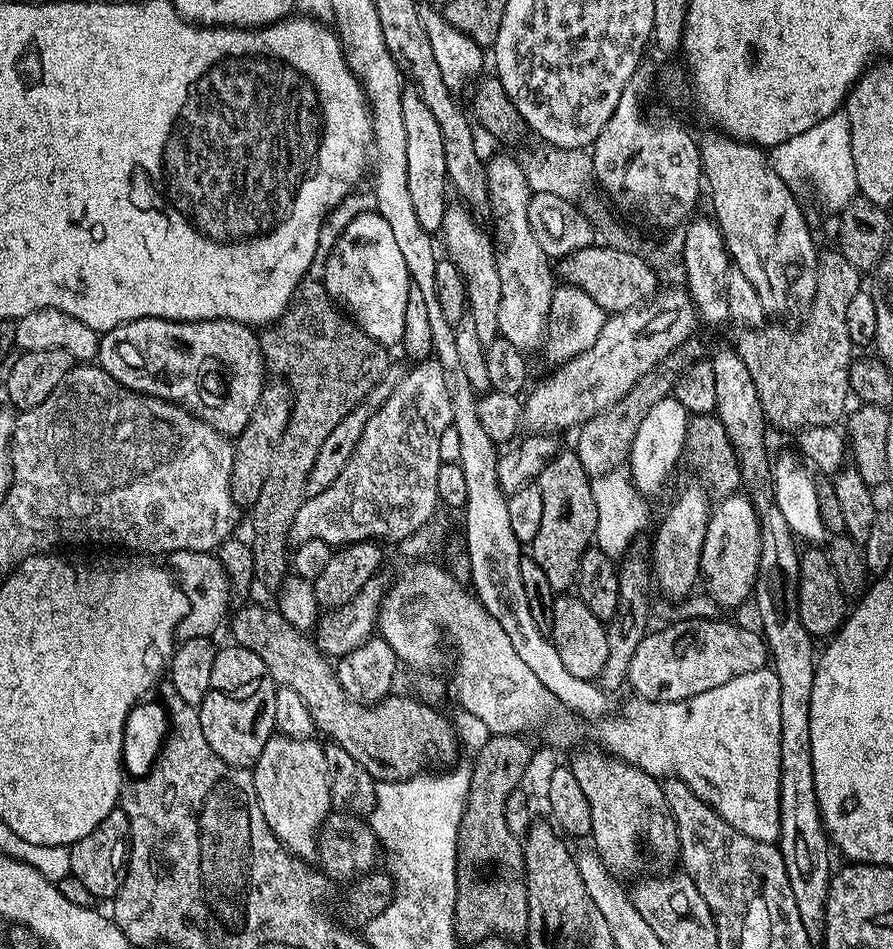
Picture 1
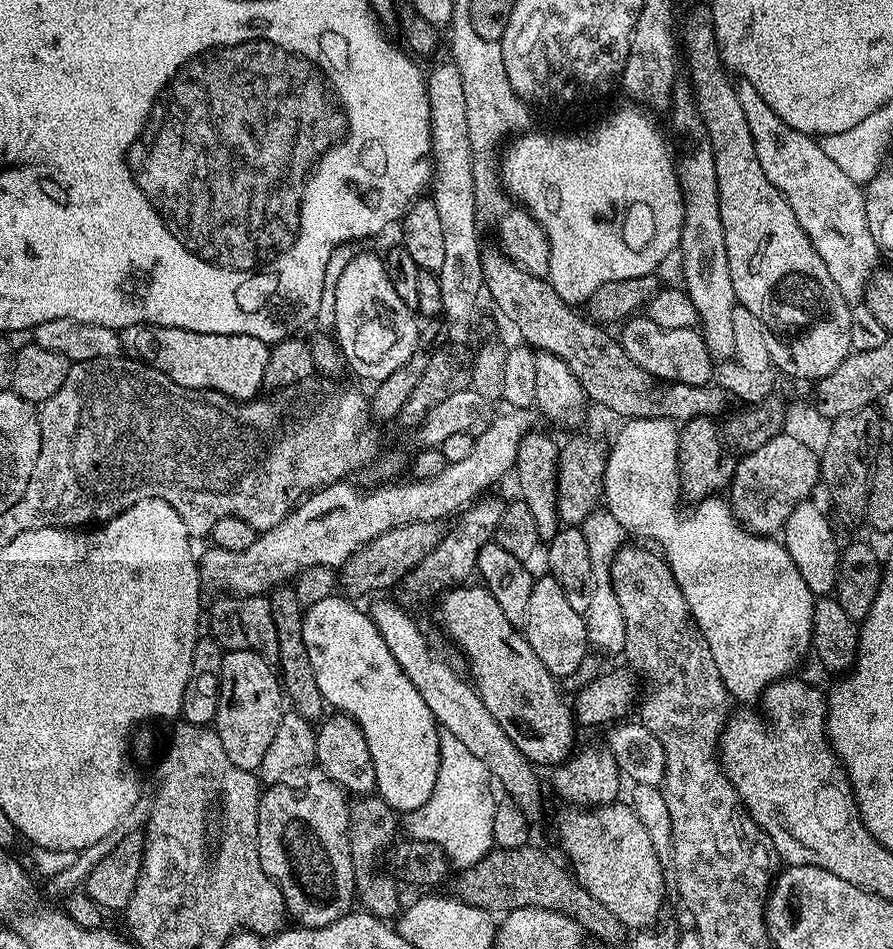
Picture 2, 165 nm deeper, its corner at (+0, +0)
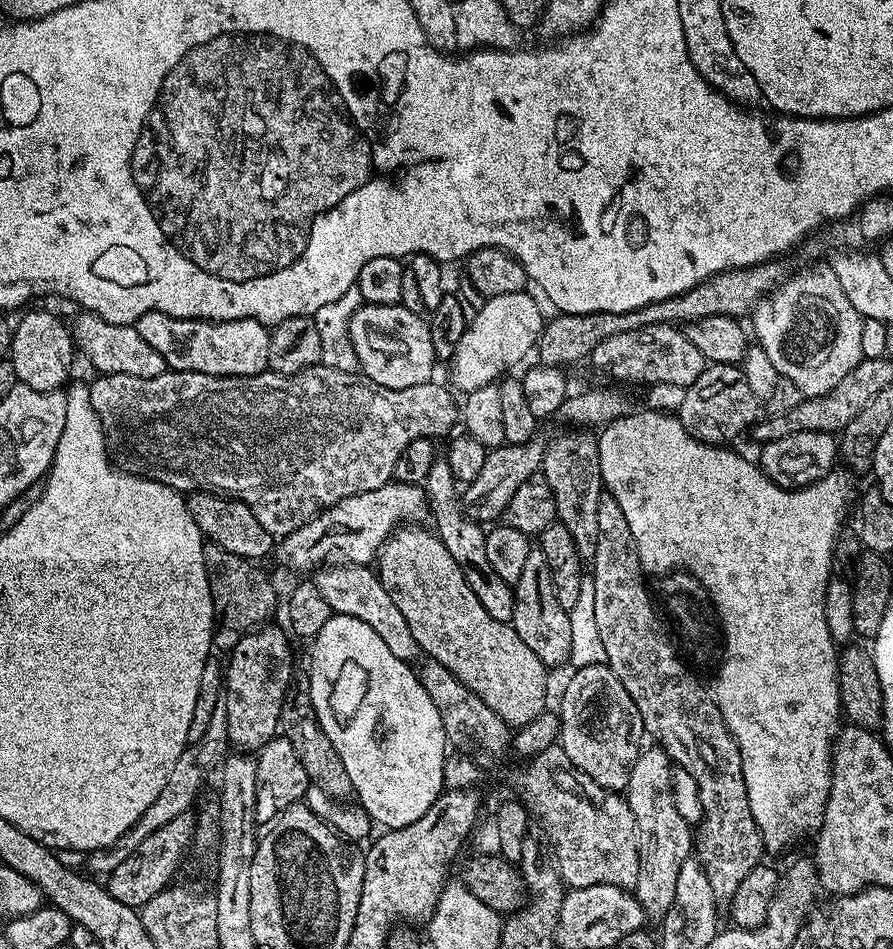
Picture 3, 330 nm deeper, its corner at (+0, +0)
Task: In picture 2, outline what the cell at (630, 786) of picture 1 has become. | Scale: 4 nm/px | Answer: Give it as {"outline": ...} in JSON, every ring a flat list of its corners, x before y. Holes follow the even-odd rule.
{"outline":[[483,586,468,587,449,588,439,597,440,620,448,627,449,634,464,647,464,652,472,663,471,679,476,693,480,695,482,702,486,702,486,710,494,714,494,722,498,722,498,726,506,730,506,738,510,738,510,742,514,742,514,746,522,750,528,761,545,760,548,766,563,764,573,755,572,743,576,740,576,732,572,729,573,709,568,704,564,705,564,700,556,689,557,677,552,676,546,666,542,666,538,654,534,654,534,650,528,645,528,638,523,631,510,626,506,614,502,614,502,606,494,602,494,594,490,594]]}

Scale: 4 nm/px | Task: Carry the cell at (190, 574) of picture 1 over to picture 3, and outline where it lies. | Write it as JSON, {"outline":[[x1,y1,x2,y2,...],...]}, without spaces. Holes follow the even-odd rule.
{"outline":[[389,482,378,490,346,498,333,508,327,508,306,526,294,530,294,534,283,537,284,560,296,572,308,572,316,567,319,569,325,562,332,566,368,566,379,557,380,549,398,528,409,522,423,521,420,519,427,517,429,512,428,497,421,485]]}

